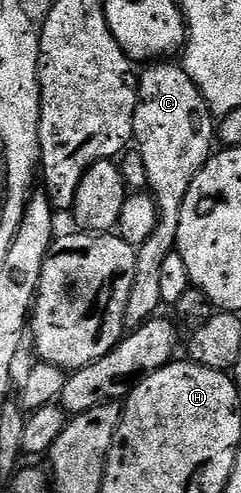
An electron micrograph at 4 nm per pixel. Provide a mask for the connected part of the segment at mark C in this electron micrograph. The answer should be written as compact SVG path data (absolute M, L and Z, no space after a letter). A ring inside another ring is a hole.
M151 62L139 76L139 105L133 118L134 143L149 173L147 188L155 199L159 211L157 226L143 244L138 245L135 257L137 270L129 302L125 306L124 325L128 329L140 328L148 320L156 319L158 308L164 307L161 298L161 265L177 248L177 226L181 222L181 206L193 178L207 165L213 155L211 140L217 136L217 120L201 90L194 85L182 63Z

